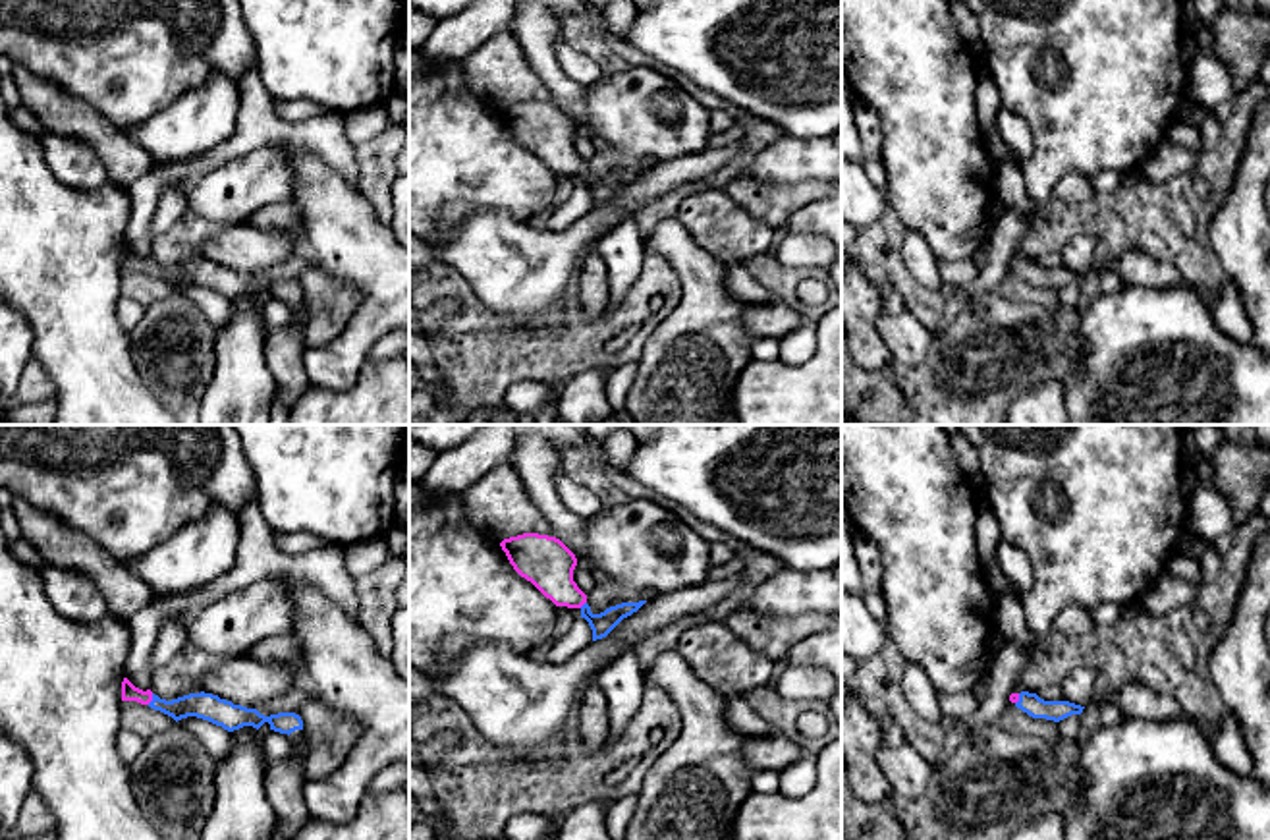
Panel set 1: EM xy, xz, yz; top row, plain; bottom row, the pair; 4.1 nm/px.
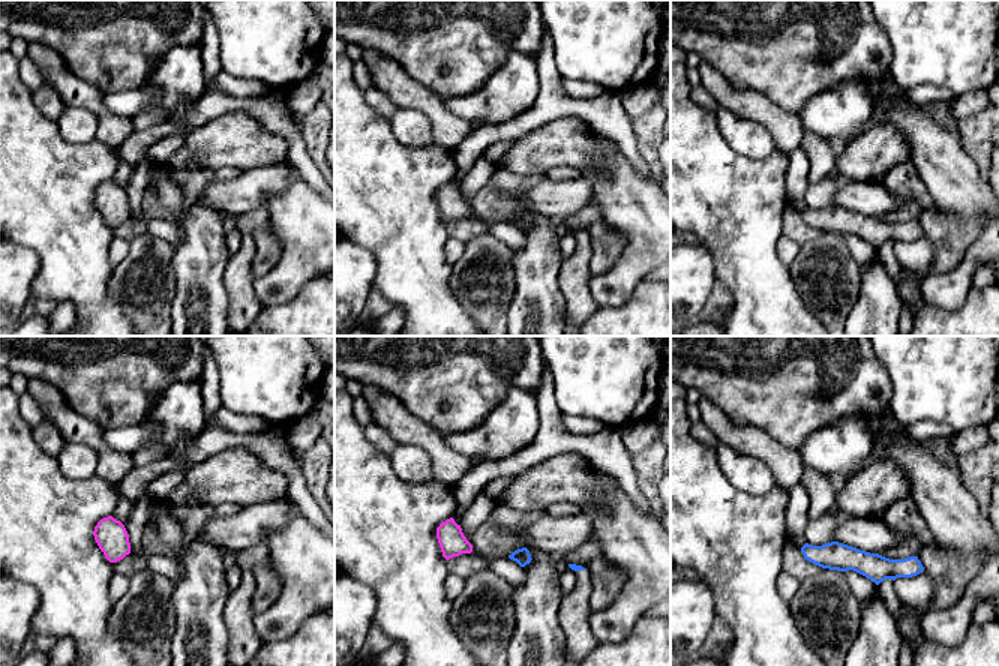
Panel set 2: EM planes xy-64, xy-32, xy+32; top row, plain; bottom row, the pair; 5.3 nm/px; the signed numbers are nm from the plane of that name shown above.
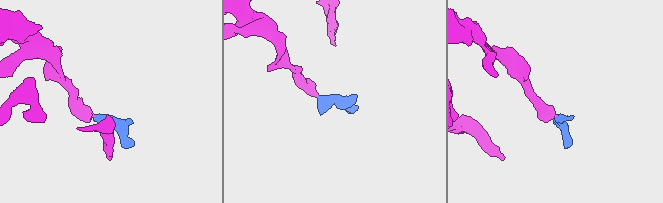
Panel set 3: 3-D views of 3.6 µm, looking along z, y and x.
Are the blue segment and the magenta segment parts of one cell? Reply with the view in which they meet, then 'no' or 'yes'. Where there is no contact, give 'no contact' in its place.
meets blue in xy; yes

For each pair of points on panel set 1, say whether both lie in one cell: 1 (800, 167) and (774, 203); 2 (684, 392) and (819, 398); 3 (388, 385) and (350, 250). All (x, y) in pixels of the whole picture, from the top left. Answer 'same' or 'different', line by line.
1: different
2: different
3: different

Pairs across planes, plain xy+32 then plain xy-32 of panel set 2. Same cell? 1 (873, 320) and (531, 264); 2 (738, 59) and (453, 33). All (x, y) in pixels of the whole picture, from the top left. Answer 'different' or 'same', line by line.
1: same
2: same

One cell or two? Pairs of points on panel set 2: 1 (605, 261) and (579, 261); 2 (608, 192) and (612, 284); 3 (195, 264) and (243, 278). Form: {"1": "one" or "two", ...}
{"1": "two", "2": "one", "3": "two"}

